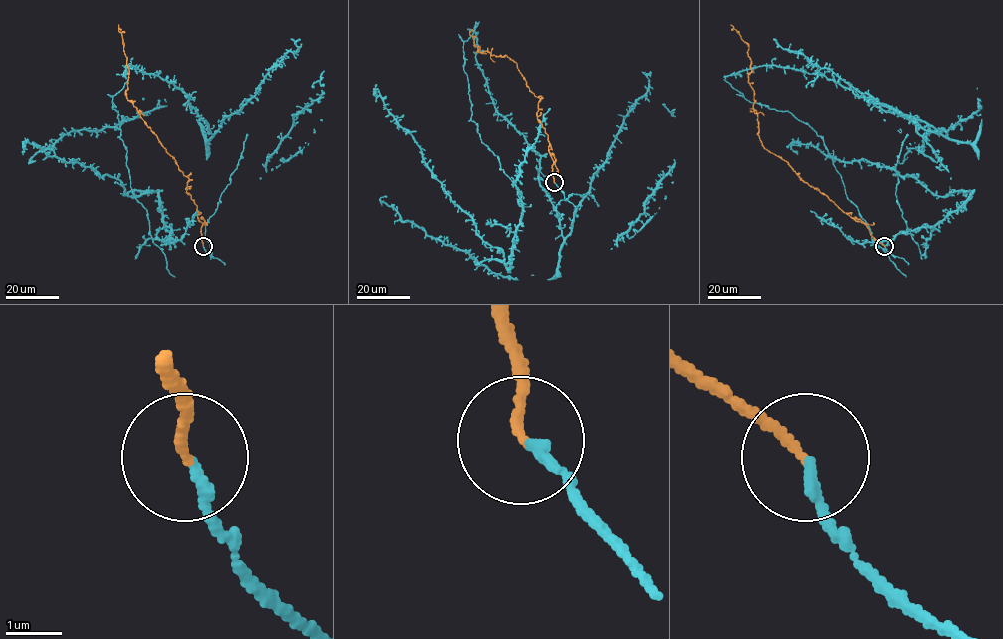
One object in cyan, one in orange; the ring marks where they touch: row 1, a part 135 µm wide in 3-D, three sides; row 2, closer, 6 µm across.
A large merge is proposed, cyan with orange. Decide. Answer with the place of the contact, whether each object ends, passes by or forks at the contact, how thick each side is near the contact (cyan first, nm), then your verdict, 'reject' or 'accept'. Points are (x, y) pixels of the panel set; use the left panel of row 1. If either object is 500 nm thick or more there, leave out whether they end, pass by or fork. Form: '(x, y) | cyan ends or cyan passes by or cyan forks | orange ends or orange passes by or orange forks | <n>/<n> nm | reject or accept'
(203, 246) | cyan ends | orange ends | 180/160 nm | accept

